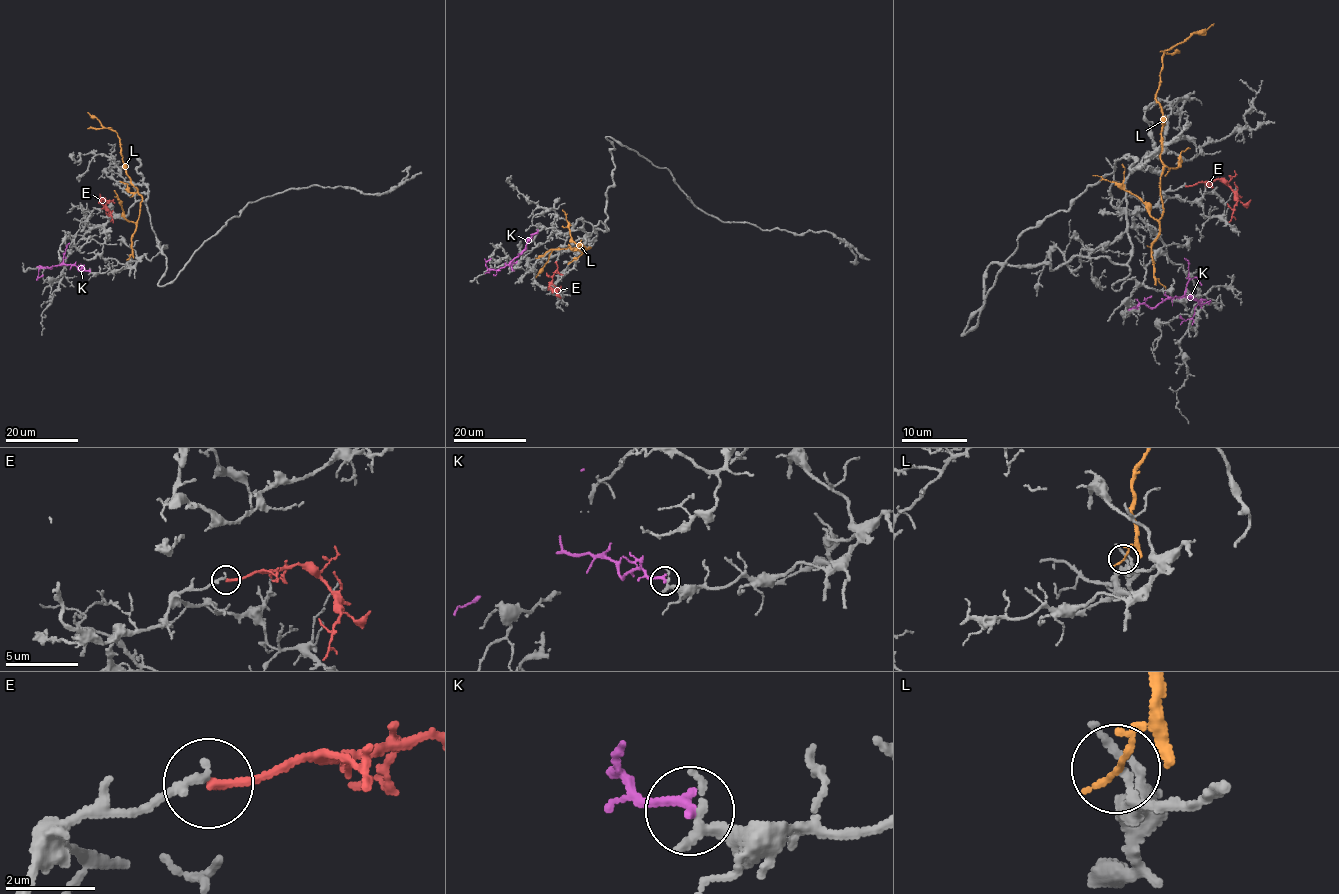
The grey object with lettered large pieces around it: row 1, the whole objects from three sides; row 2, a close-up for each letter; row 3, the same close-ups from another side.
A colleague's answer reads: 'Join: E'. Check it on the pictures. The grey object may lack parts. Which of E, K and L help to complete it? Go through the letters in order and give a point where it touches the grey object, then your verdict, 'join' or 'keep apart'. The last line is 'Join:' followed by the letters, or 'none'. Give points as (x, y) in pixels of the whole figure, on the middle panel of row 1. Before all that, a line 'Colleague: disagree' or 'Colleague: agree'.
Colleague: agree
E: meets grey at (556, 261); join
K: meets grey at (537, 230); keep apart
L: meets grey at (577, 249); keep apart
Join: E

